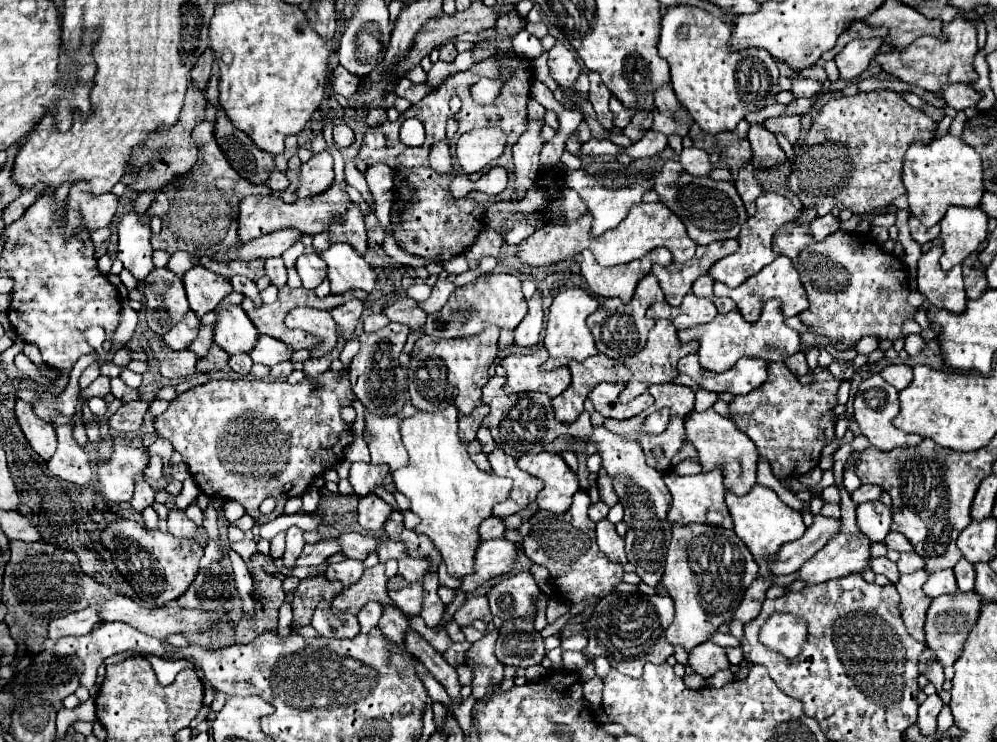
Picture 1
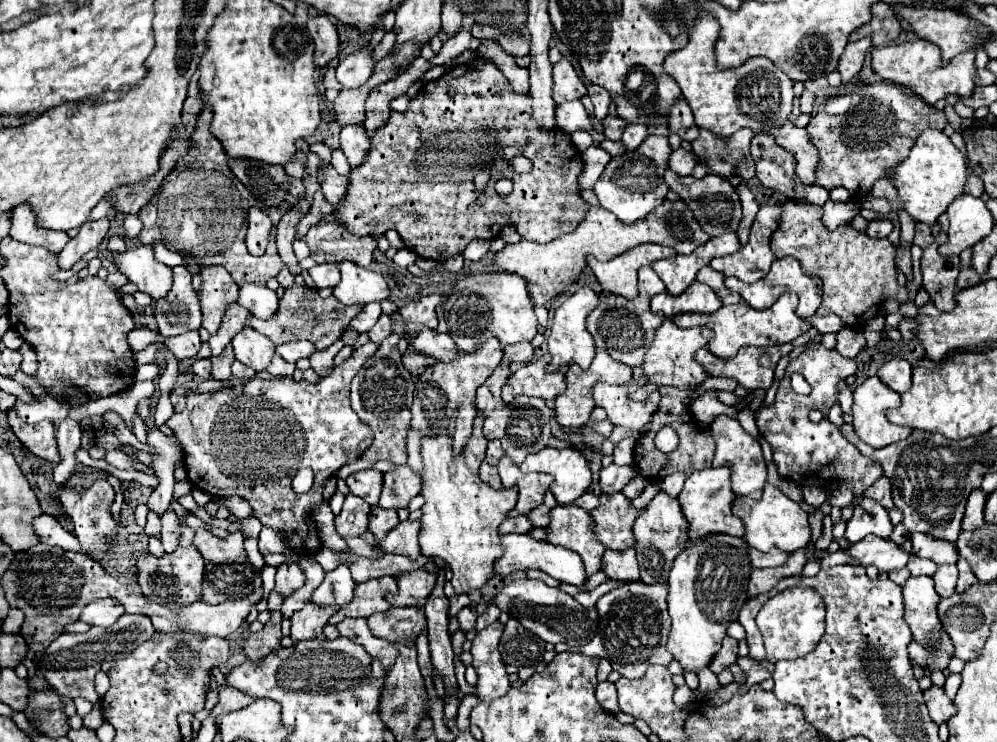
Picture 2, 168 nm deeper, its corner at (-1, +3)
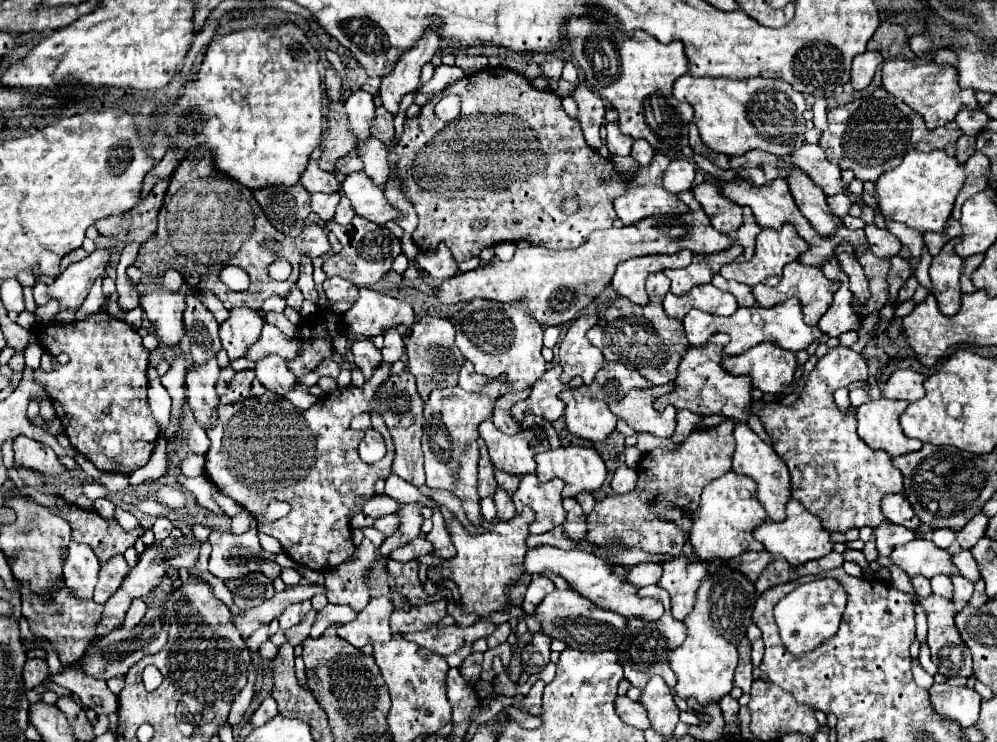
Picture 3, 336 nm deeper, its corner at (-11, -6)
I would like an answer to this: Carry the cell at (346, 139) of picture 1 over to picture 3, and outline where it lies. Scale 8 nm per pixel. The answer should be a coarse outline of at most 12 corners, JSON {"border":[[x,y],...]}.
{"border":[[370,137],[362,145],[364,171],[384,187],[390,175],[388,149]]}

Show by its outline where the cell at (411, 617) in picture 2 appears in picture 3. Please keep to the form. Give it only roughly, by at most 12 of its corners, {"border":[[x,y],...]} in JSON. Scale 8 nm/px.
{"border":[[496,623],[434,627],[406,639],[448,657],[458,647],[492,635]]}

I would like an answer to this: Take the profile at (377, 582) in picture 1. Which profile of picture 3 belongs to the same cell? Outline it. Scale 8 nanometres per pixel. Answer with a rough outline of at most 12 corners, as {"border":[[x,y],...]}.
{"border":[[398,593],[370,599],[338,635],[354,647],[390,641]]}

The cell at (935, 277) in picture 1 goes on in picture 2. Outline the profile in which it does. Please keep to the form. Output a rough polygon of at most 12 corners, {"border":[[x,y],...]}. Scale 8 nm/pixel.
{"border":[[940,234],[922,254],[922,288],[942,312],[956,308],[958,256]]}

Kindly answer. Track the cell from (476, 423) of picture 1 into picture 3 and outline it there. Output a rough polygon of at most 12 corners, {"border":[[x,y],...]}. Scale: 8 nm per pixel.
{"border":[[478,439],[478,495],[494,497],[498,485],[486,445]]}

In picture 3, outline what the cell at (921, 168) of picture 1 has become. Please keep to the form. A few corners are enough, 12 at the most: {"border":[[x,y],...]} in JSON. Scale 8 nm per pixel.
{"border":[[910,151],[876,181],[886,219],[944,231],[964,169]]}

